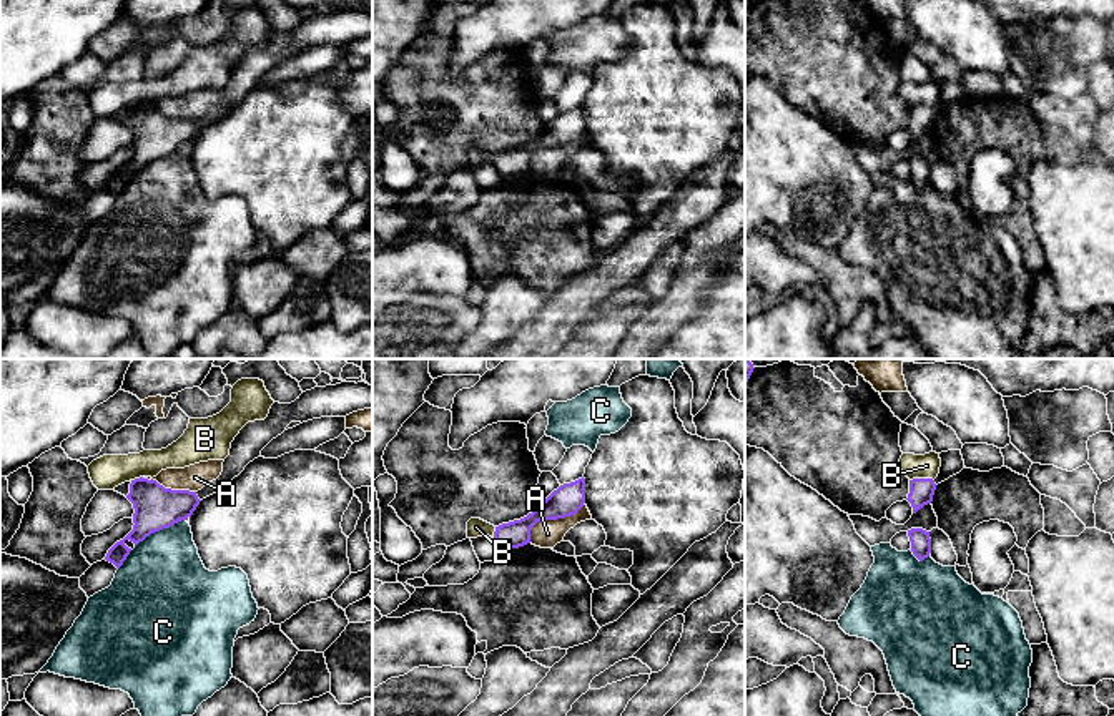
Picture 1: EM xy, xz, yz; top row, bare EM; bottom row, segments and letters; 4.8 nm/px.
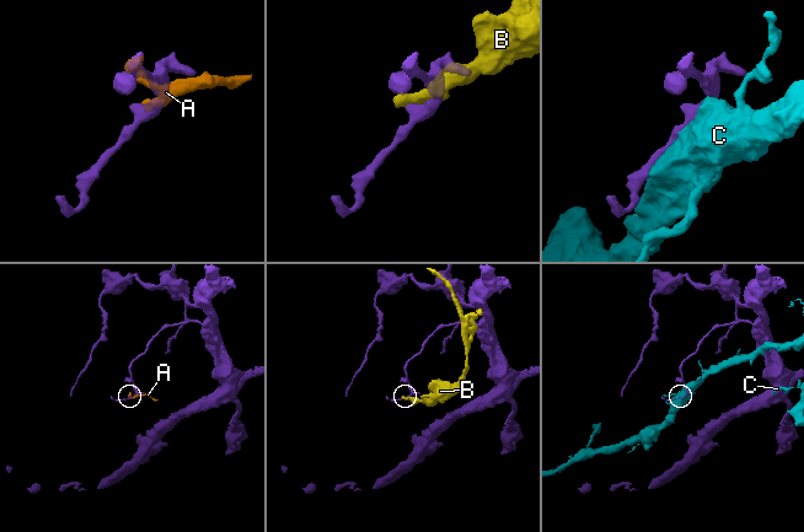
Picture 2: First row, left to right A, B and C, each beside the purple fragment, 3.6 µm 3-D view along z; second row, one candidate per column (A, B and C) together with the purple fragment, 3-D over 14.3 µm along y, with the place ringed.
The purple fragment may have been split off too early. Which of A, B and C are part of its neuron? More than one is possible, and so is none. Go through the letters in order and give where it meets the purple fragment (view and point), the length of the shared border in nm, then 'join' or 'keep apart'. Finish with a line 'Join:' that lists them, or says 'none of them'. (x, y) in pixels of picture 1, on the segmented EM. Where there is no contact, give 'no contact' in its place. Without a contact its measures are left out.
A: xz (551, 519) | 320 nm | keep apart
B: yz (921, 479) | 120 nm | keep apart
C: xy (160, 529) | 280 nm | keep apart
Join: none of them

